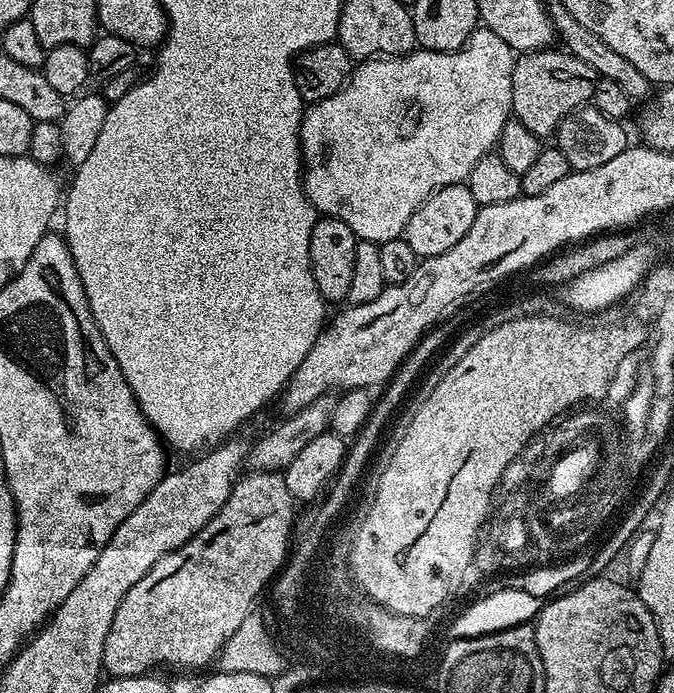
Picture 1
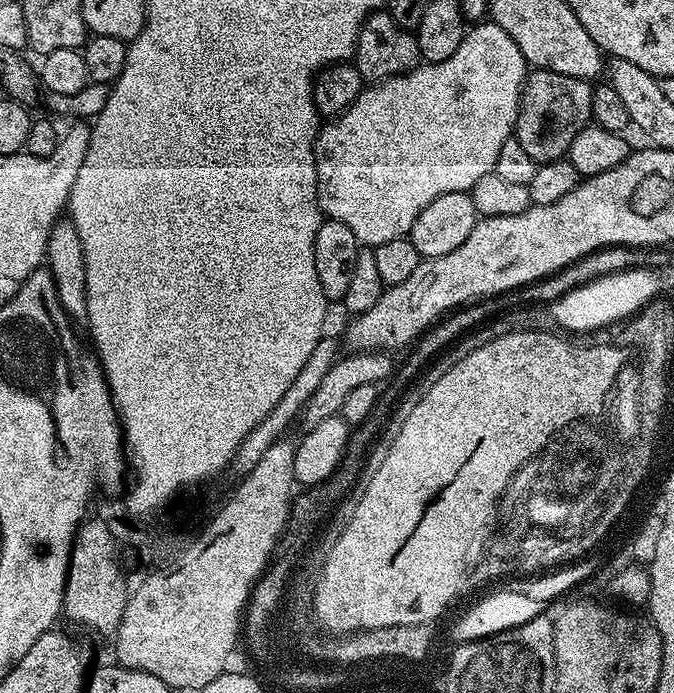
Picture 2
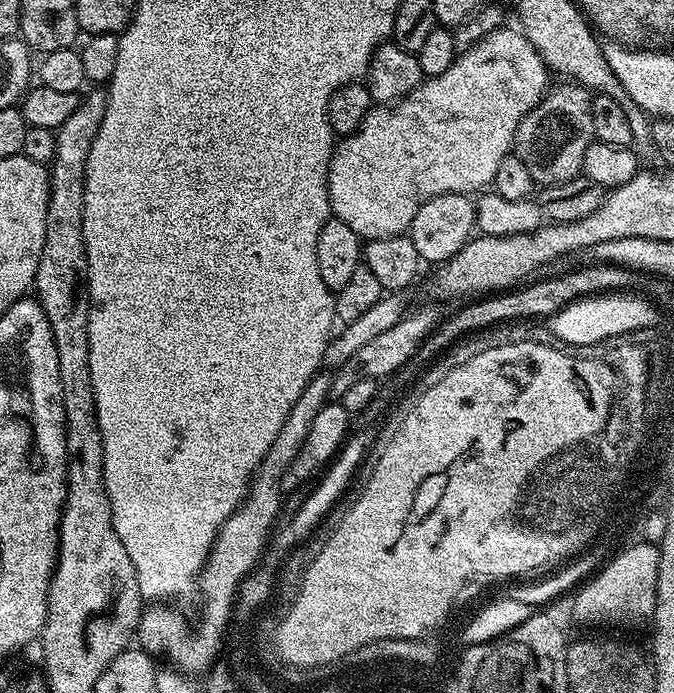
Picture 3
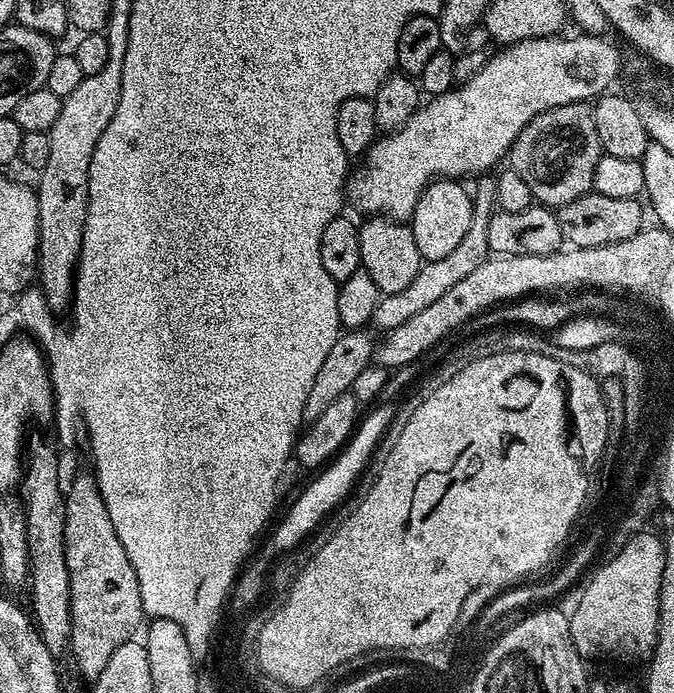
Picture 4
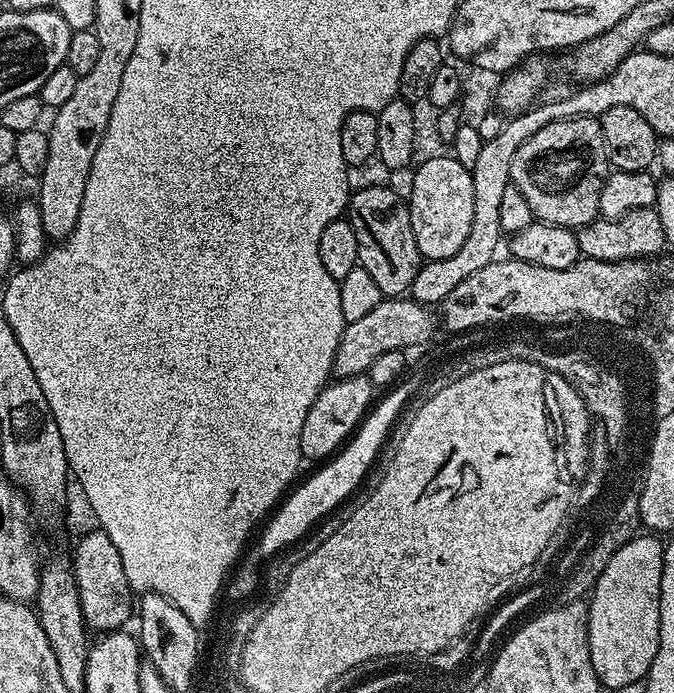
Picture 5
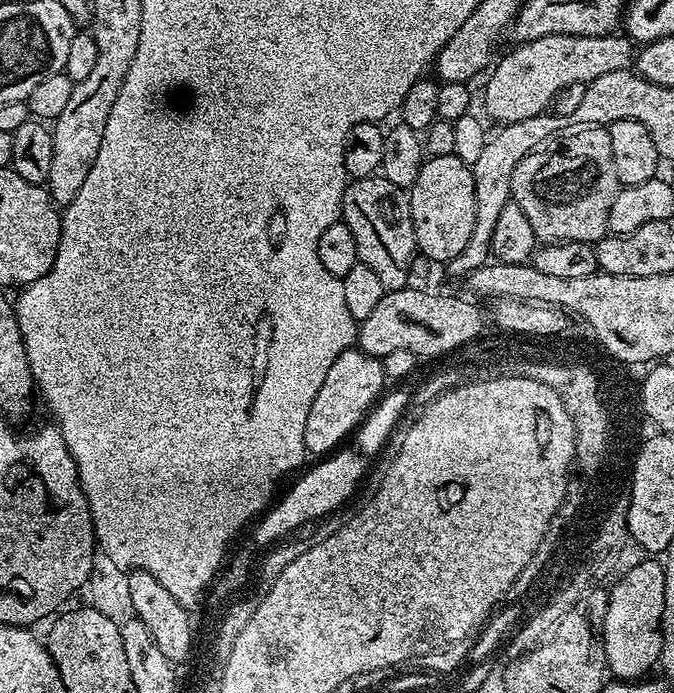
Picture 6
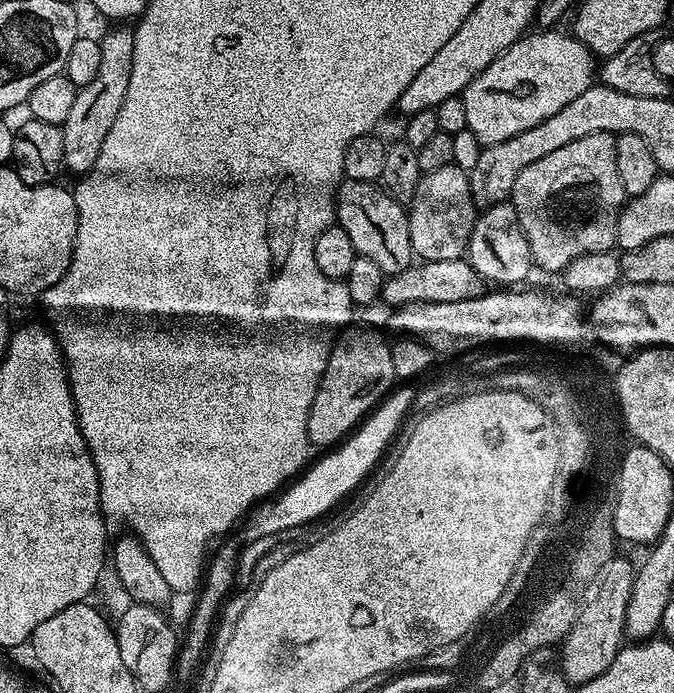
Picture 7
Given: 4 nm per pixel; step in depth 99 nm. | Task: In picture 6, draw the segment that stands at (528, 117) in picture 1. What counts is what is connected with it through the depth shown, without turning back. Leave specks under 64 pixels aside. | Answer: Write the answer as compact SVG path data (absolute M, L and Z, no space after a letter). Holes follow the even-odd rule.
M580 126L577 132L565 131L548 141L547 144L526 154L512 175L512 200L522 206L522 214L530 218L534 234L541 245L582 242L595 245L597 240L609 235L608 219L610 206L622 185L614 174L614 158L610 154L610 134L604 126Z

